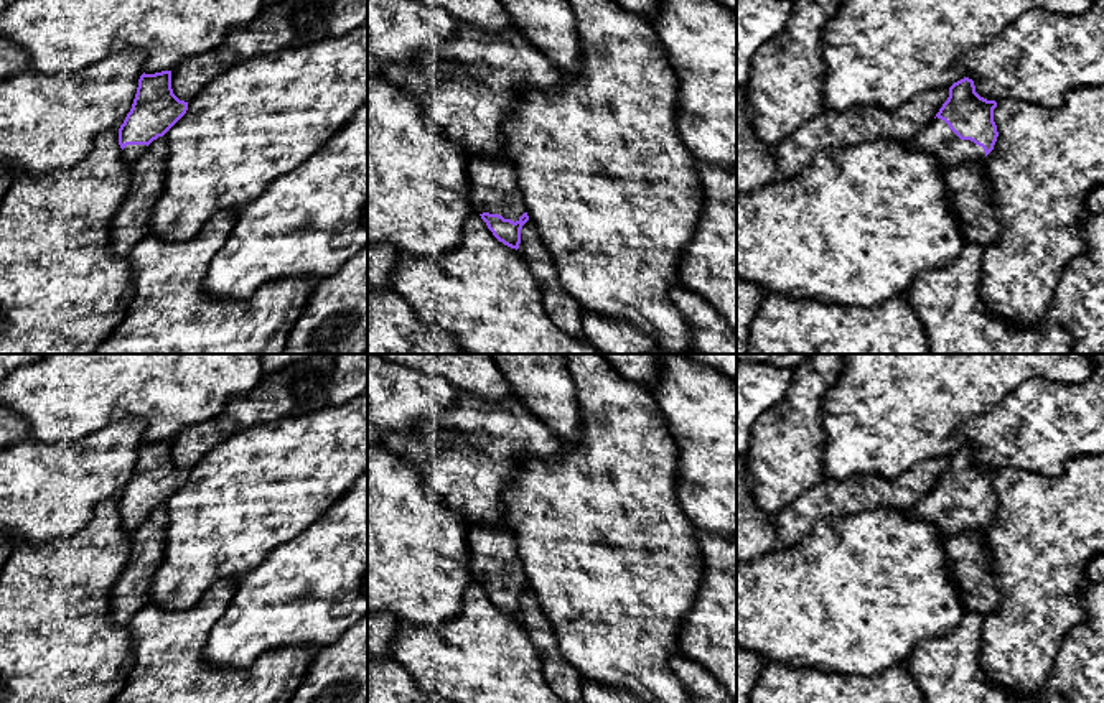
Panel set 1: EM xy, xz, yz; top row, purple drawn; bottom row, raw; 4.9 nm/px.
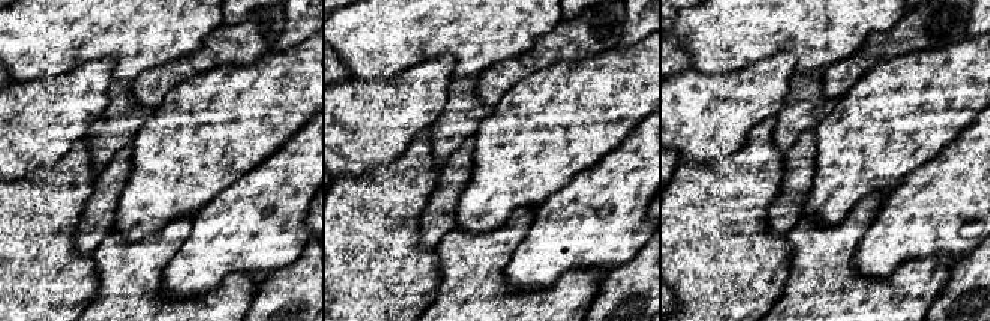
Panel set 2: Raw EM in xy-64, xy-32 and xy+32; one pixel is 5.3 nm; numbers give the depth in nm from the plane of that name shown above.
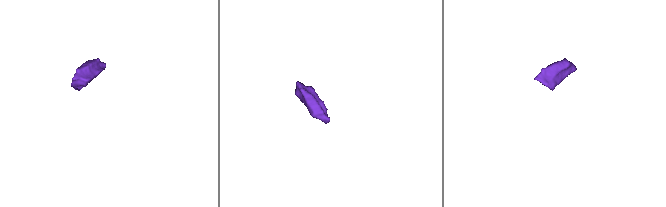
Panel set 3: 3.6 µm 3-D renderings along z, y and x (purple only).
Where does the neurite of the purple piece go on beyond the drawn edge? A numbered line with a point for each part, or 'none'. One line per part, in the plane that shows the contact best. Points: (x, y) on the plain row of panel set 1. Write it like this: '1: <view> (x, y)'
1: yz (938, 507)

